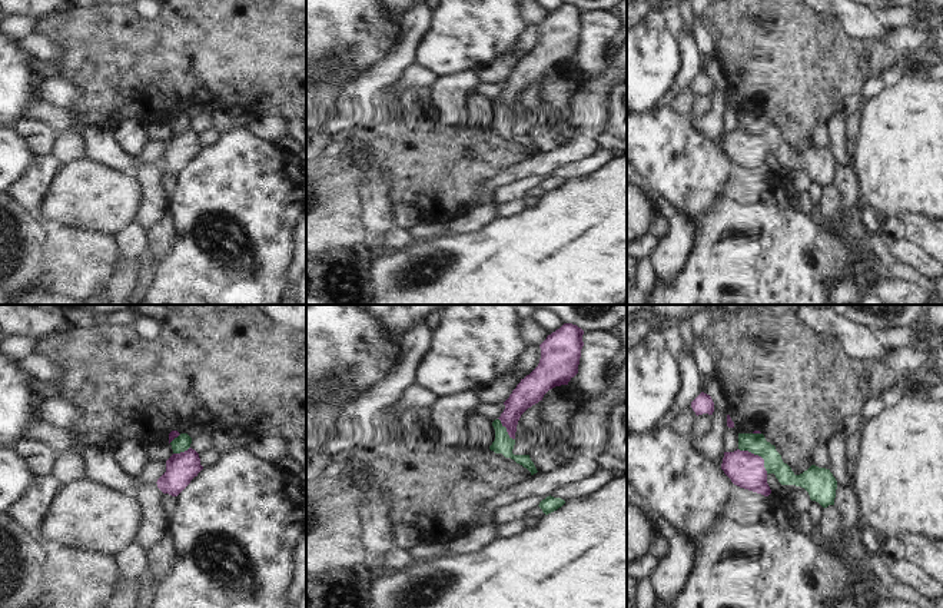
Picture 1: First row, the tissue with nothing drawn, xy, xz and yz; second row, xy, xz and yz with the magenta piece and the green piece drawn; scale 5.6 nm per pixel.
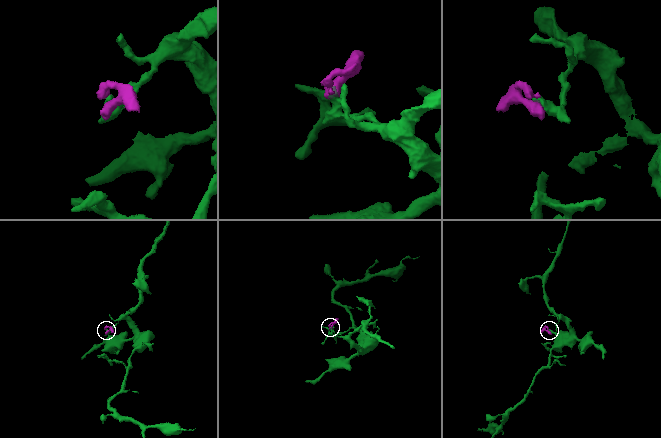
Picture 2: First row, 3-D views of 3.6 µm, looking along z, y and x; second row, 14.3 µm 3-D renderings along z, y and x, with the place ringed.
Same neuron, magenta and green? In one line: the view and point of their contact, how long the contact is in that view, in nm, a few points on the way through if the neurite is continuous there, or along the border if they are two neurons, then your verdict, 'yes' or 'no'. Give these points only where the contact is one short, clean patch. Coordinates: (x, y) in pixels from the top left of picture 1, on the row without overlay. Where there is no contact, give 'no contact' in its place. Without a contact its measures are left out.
meets magenta in yz at (757, 135); contact 220 nm long; border along yz (739, 128), (757, 133), (763, 139), (763, 146), (767, 152); no

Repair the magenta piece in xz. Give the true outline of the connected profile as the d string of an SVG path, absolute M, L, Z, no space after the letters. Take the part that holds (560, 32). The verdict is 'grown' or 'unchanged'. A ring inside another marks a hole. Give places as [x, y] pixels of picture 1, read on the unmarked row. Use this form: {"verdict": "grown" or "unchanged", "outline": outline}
{"verdict": "unchanged", "outline": "M564 3L539 24L541 39L538 46L521 59L504 82L505 89L498 97L507 107L509 117L515 119L518 100L528 87L542 80L549 69L568 64L578 53L584 26L582 14L584 10L577 4Z"}

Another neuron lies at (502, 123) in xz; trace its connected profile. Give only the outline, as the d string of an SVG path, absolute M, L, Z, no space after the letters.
M495 99L492 102L492 106L495 109L495 120L492 122L489 129L494 130L495 133L502 133L505 137L514 139L517 143L527 147L531 152L531 155L537 153L538 150L534 142L531 140L529 134L514 134L512 133L515 119L512 119L508 114L507 107L501 103L501 100Z

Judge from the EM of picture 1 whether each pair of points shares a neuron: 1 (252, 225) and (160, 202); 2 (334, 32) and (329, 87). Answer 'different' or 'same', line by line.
1: different
2: different

